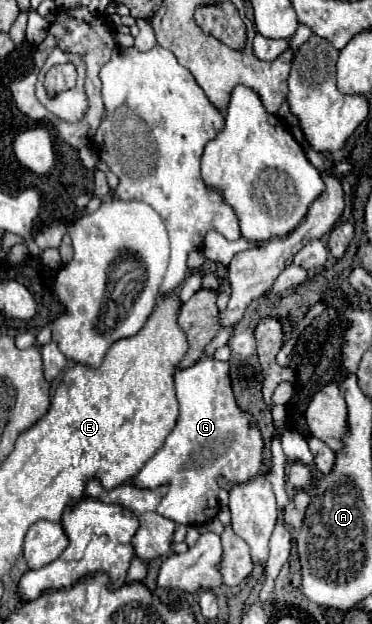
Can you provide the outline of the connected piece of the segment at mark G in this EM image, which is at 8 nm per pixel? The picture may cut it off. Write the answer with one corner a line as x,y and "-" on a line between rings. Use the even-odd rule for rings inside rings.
206,357
188,369
178,369
174,373
174,385
180,403
178,423
164,447
146,461
132,483
146,489
168,483
170,489
158,505
158,513
182,525
200,525
214,519
218,513
220,475
236,483
250,481
258,475
264,439
256,417
242,411
236,403
228,361

